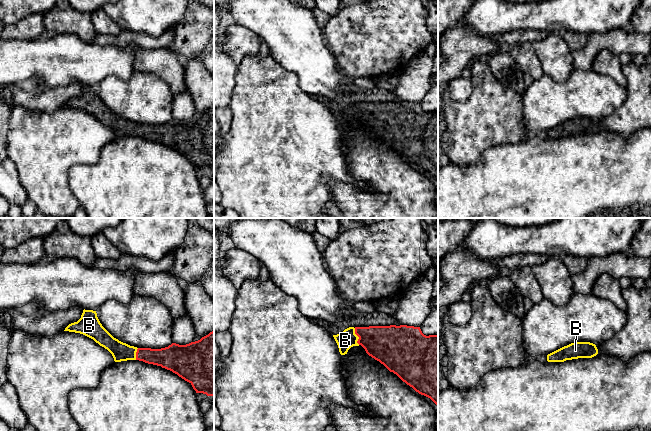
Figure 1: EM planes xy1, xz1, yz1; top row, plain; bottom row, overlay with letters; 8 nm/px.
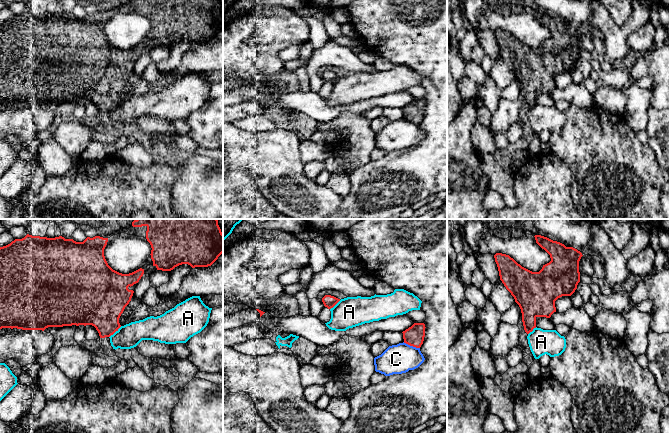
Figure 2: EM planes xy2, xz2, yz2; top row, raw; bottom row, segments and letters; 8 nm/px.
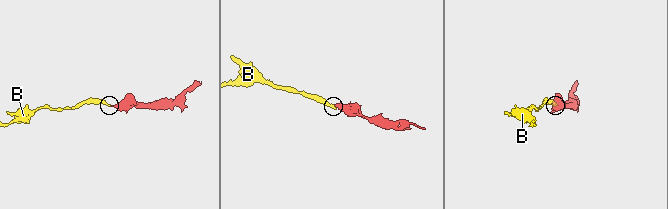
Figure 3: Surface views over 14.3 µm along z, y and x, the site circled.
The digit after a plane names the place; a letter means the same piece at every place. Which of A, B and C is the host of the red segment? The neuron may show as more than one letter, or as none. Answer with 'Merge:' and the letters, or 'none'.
Merge: B

